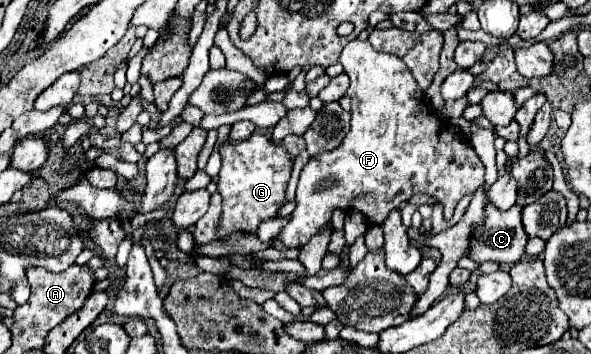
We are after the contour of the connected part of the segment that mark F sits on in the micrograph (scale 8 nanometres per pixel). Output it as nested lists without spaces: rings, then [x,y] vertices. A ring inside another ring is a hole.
[[[352,40],[340,52],[338,62],[344,66],[344,72],[350,78],[350,88],[346,92],[352,98],[350,132],[338,148],[312,156],[302,168],[296,192],[296,210],[280,232],[284,246],[304,246],[314,234],[320,232],[322,226],[330,226],[330,214],[334,210],[354,210],[360,212],[368,224],[382,224],[394,208],[398,208],[402,202],[408,202],[408,198],[418,192],[434,196],[444,206],[444,218],[450,220],[458,200],[476,192],[484,184],[484,164],[480,162],[470,142],[458,140],[454,130],[446,128],[448,122],[440,120],[438,114],[424,104],[424,94],[418,82],[412,78],[408,66],[398,56],[378,52],[368,42]]]

